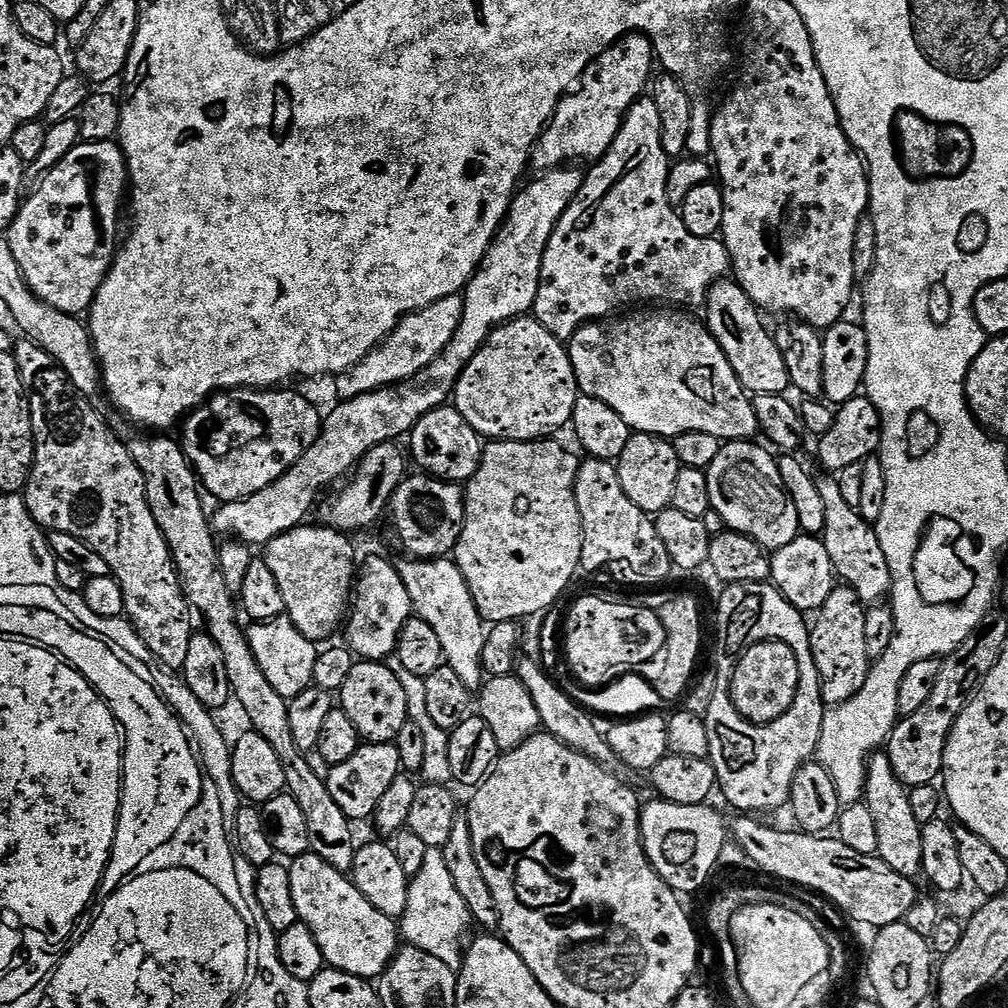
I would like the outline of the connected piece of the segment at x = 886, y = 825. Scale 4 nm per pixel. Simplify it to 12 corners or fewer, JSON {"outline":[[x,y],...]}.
{"outline":[[887,751],[868,759],[863,803],[876,855],[915,881],[922,826]]}

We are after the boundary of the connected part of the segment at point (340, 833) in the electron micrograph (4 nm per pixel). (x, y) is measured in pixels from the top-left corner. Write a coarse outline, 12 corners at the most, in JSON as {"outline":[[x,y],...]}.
{"outline":[[108,426],[142,470],[184,597],[226,658],[252,731],[274,746],[310,851],[351,873],[353,821],[310,770],[236,621],[187,451]]}

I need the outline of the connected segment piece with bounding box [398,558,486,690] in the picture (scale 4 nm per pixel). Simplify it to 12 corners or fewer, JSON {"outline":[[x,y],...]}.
{"outline":[[448,558],[398,567],[415,615],[468,689],[486,679],[486,621]]}

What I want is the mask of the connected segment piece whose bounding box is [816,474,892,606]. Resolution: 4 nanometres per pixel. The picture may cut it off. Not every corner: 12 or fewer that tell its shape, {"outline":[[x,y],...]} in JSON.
{"outline":[[817,479],[835,575],[872,606],[892,590],[875,527]]}

